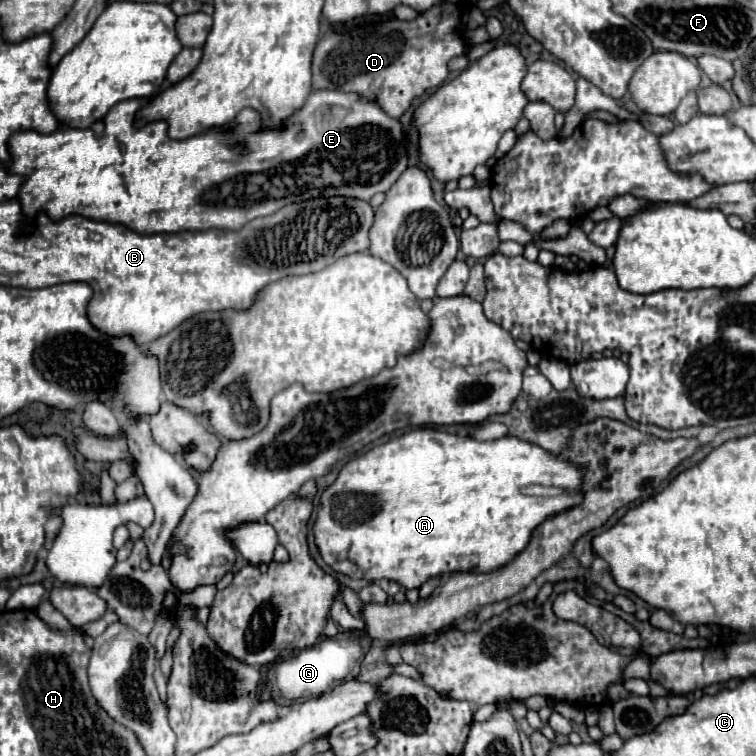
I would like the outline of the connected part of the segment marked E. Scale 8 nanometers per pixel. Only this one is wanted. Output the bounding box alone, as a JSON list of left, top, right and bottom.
[8,89,408,233]

